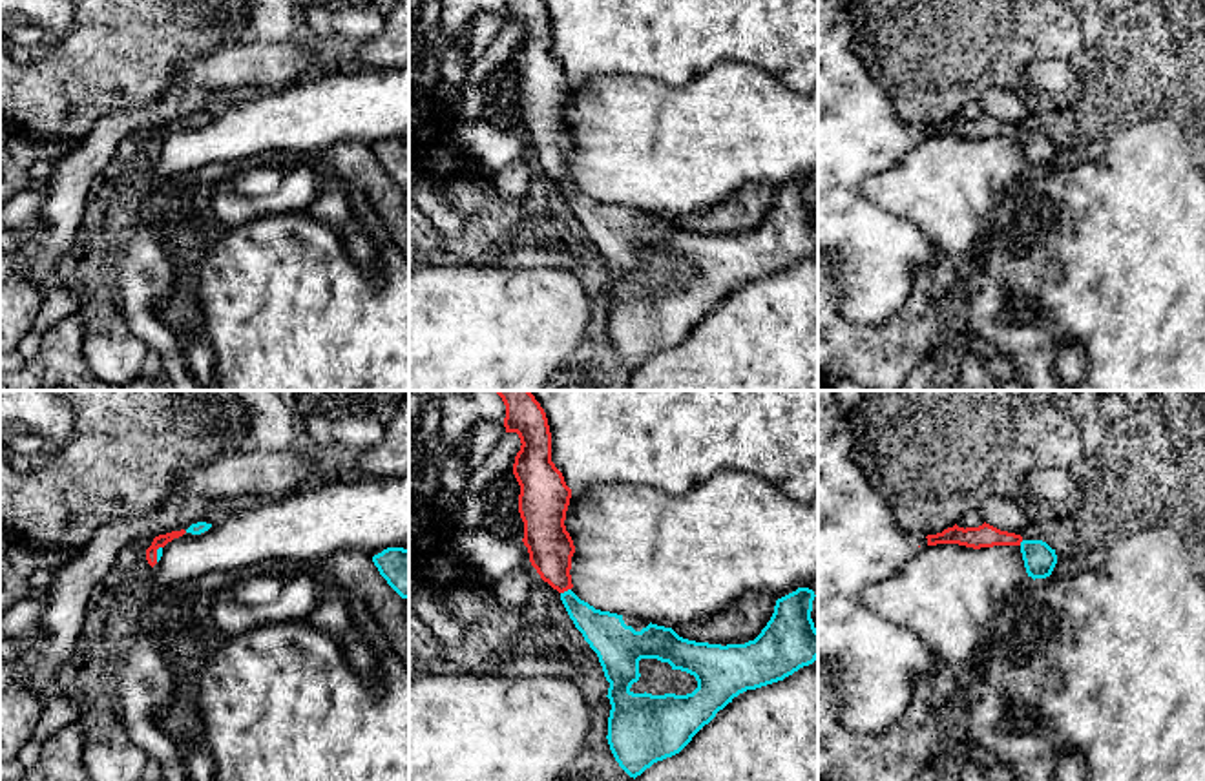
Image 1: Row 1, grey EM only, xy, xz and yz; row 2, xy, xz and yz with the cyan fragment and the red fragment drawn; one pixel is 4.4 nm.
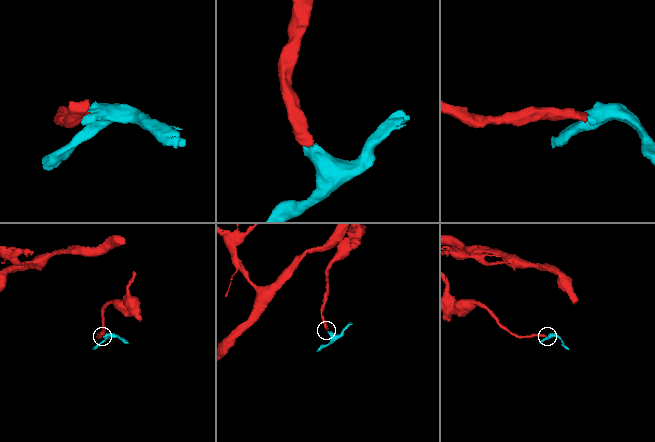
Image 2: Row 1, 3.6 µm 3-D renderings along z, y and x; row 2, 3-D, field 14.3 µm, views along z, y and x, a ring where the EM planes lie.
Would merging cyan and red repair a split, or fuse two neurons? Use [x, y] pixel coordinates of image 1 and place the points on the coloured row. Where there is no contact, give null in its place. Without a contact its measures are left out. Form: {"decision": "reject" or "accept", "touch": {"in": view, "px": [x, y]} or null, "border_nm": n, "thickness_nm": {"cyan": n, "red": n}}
{"decision": "accept", "touch": {"in": "xz", "px": [565, 592]}, "border_nm": 50, "thickness_nm": {"cyan": 180, "red": 200}}

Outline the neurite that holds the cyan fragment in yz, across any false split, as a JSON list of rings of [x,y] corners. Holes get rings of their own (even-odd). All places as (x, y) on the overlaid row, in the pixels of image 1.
[[[982,524],[979,527],[953,527],[944,529],[937,535],[927,535],[927,546],[937,544],[959,544],[973,549],[993,547],[993,546],[1019,546],[1024,560],[1024,568],[1028,577],[1046,578],[1052,575],[1057,555],[1043,540],[1024,540],[1021,535],[1001,531],[990,524]]]

